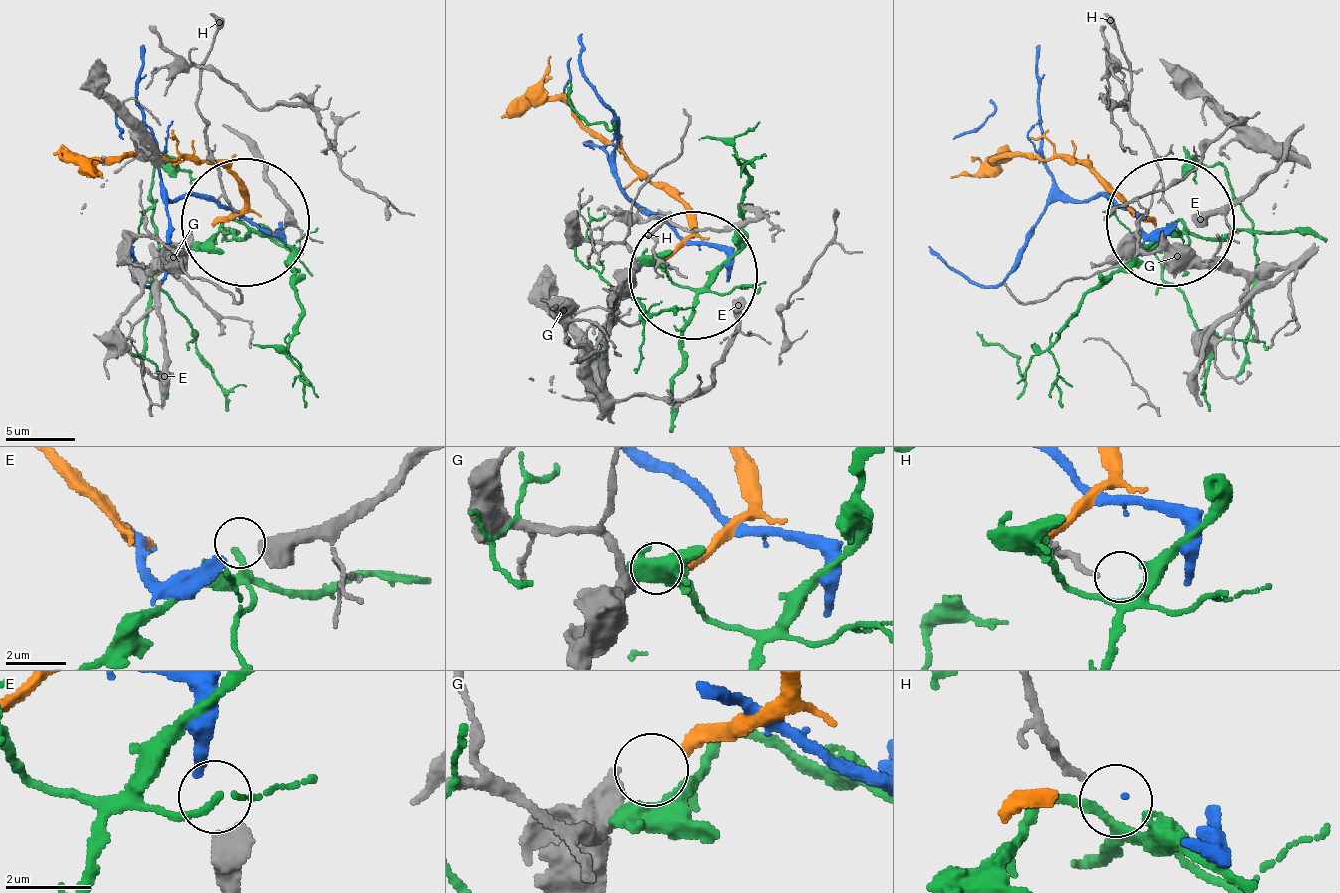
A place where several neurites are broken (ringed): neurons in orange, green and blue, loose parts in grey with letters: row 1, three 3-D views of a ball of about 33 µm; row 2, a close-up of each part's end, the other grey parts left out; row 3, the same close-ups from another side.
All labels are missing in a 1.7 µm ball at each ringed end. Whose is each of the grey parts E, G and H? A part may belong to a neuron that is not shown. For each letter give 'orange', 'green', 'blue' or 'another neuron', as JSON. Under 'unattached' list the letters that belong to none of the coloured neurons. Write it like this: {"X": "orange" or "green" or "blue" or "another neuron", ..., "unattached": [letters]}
{"E": "blue", "G": "orange", "H": "green", "unattached": []}

